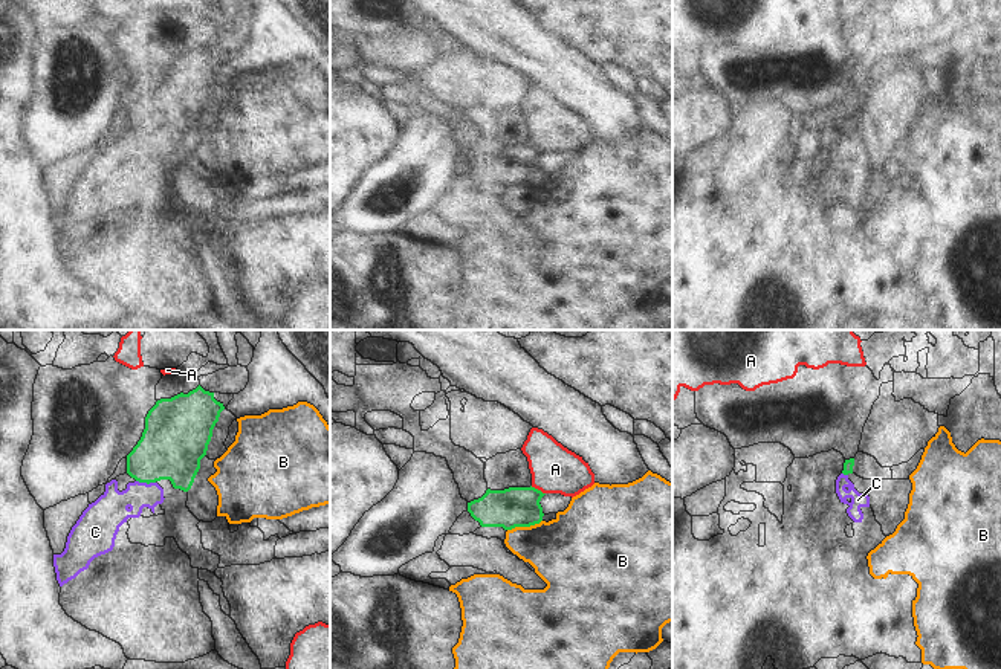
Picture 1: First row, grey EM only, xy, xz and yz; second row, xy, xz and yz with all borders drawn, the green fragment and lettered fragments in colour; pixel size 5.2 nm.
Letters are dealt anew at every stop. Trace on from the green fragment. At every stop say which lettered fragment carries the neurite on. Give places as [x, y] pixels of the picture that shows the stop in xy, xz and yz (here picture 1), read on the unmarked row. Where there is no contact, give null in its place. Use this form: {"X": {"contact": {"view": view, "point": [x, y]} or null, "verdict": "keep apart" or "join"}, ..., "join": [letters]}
{"A": {"contact": {"view": "xz", "point": [537, 147]}, "verdict": "keep apart"}, "B": {"contact": {"view": "xz", "point": [524, 184]}, "verdict": "keep apart"}, "C": {"contact": {"view": "xy", "point": [145, 139]}, "verdict": "join"}, "join": ["C"]}

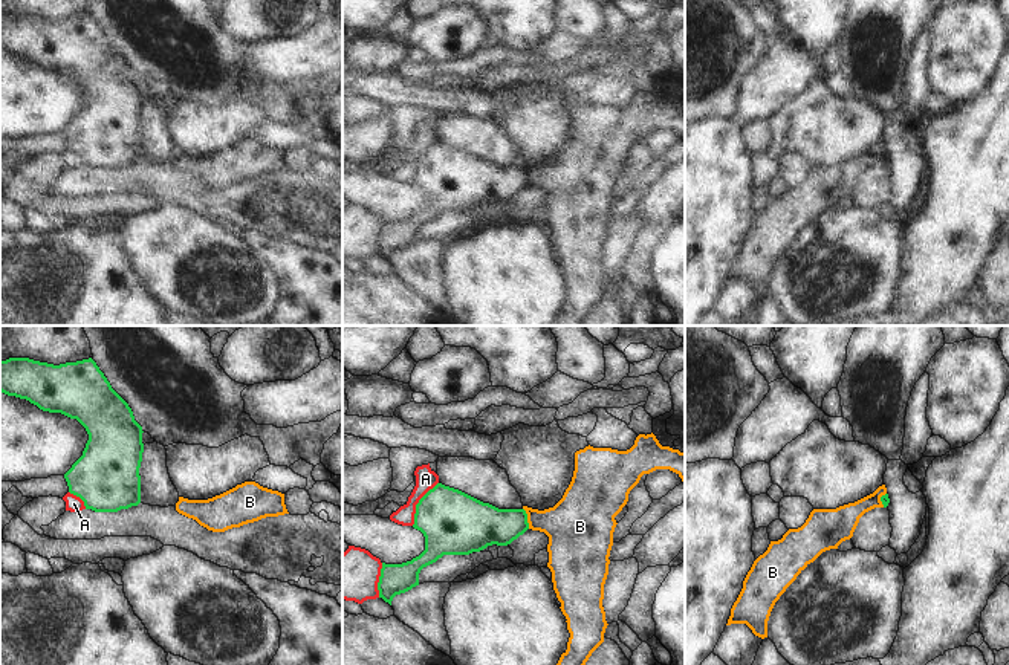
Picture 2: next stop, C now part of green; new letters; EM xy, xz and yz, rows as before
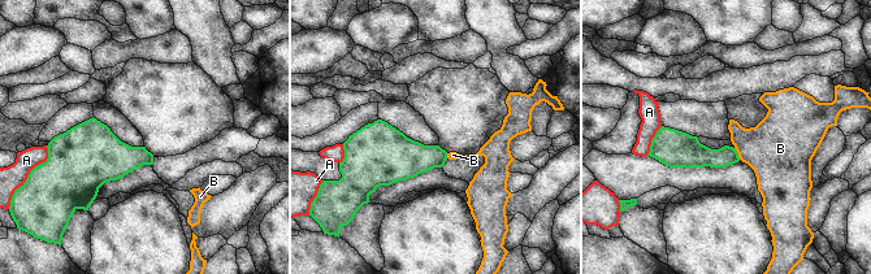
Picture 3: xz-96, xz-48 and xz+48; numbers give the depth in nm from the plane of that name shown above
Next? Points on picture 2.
{"A": {"contact": {"view": "xz", "point": [418, 161]}, "verdict": "keep apart"}, "B": {"contact": {"view": "xz", "point": [526, 176]}, "verdict": "keep apart"}, "join": []}

